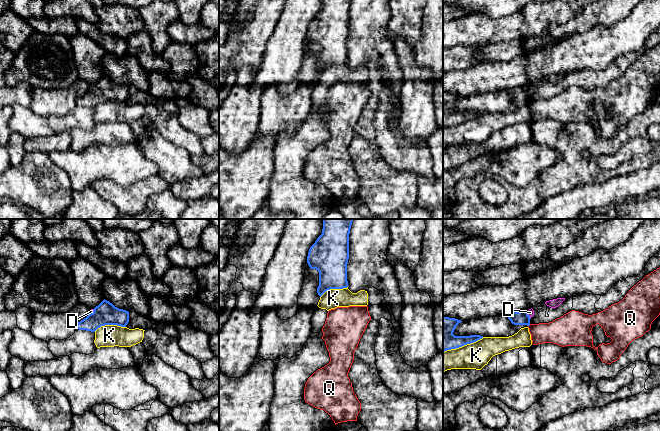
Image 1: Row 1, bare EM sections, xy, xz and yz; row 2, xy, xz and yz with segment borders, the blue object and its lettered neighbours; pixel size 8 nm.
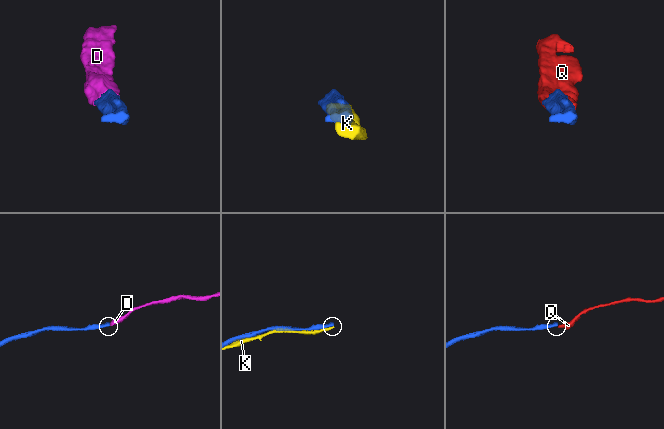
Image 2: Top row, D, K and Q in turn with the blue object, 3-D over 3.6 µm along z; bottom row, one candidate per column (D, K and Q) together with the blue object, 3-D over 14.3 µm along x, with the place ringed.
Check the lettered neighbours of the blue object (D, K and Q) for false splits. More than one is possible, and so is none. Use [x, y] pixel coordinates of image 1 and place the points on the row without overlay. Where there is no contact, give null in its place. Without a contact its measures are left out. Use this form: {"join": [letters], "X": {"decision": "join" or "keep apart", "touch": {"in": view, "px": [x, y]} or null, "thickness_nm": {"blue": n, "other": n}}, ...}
{"join": ["D"], "D": {"decision": "join", "touch": {"in": "yz", "px": [528, 91]}, "thickness_nm": {"blue": 110, "other": 50}}, "K": {"decision": "keep apart", "touch": {"in": "yz", "px": [463, 121]}, "thickness_nm": {"blue": 190, "other": 220}}, "Q": {"decision": "keep apart", "touch": null}}

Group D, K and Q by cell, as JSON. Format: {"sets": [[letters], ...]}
{"sets": [["D"], ["K", "Q"]]}

